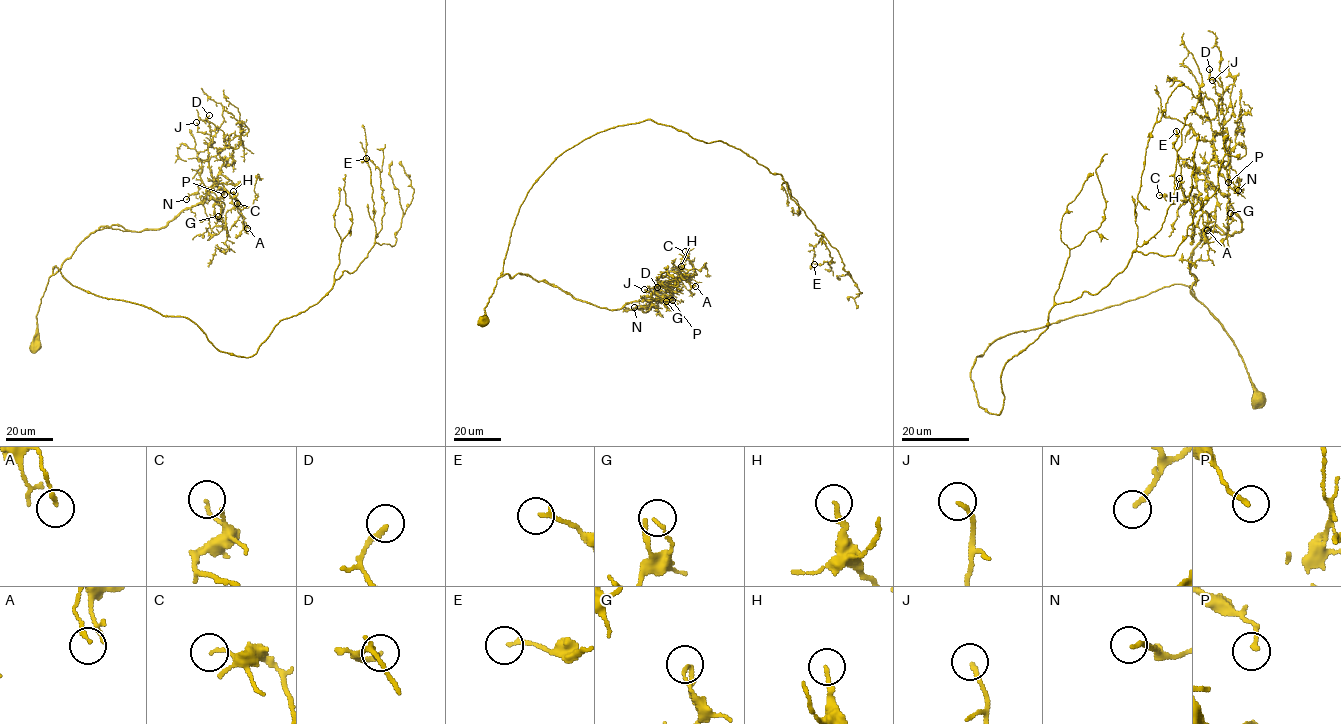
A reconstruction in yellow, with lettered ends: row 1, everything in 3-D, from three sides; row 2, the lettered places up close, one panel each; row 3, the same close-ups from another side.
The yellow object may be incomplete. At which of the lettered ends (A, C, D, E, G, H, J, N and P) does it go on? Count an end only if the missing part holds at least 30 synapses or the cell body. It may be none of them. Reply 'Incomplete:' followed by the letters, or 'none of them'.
Incomplete: D

